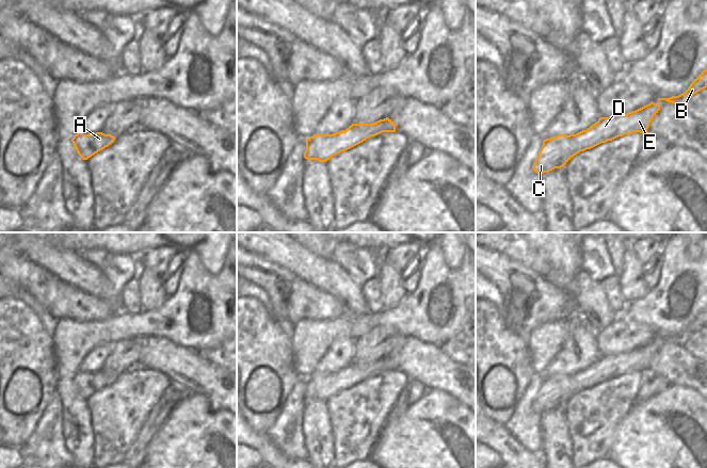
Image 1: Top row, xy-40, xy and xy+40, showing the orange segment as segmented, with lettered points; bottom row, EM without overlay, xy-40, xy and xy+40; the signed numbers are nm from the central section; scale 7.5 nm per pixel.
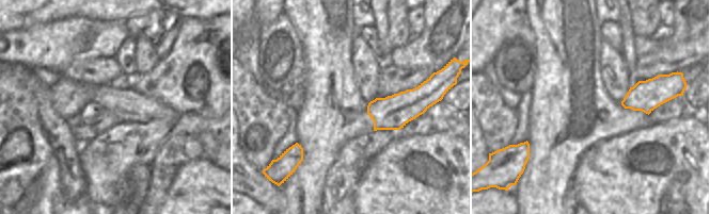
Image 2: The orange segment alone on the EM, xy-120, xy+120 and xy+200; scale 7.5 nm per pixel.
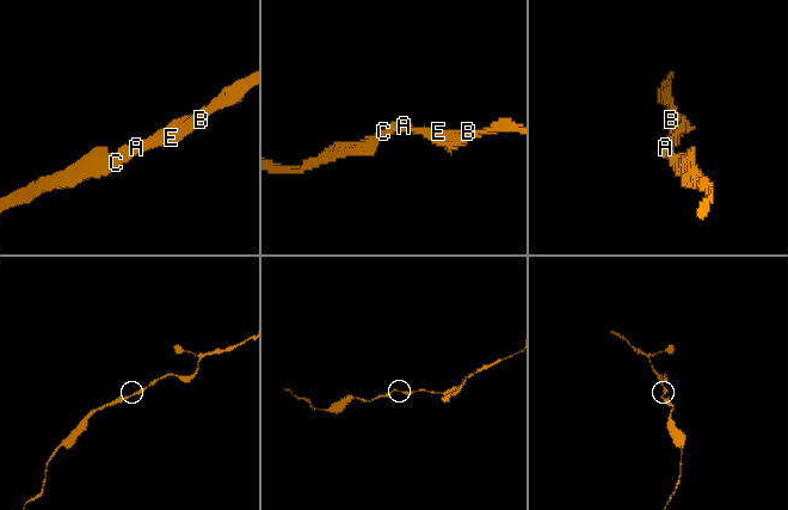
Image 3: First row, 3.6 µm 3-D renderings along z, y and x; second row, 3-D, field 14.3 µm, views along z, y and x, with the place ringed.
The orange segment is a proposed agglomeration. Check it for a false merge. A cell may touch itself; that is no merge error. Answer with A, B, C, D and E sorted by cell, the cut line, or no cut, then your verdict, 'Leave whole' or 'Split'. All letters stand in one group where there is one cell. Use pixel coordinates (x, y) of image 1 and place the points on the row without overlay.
Groups: A B C D E. No split. Leave whole.

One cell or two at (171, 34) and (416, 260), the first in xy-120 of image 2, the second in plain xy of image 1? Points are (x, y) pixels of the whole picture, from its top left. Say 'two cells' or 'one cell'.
one cell

